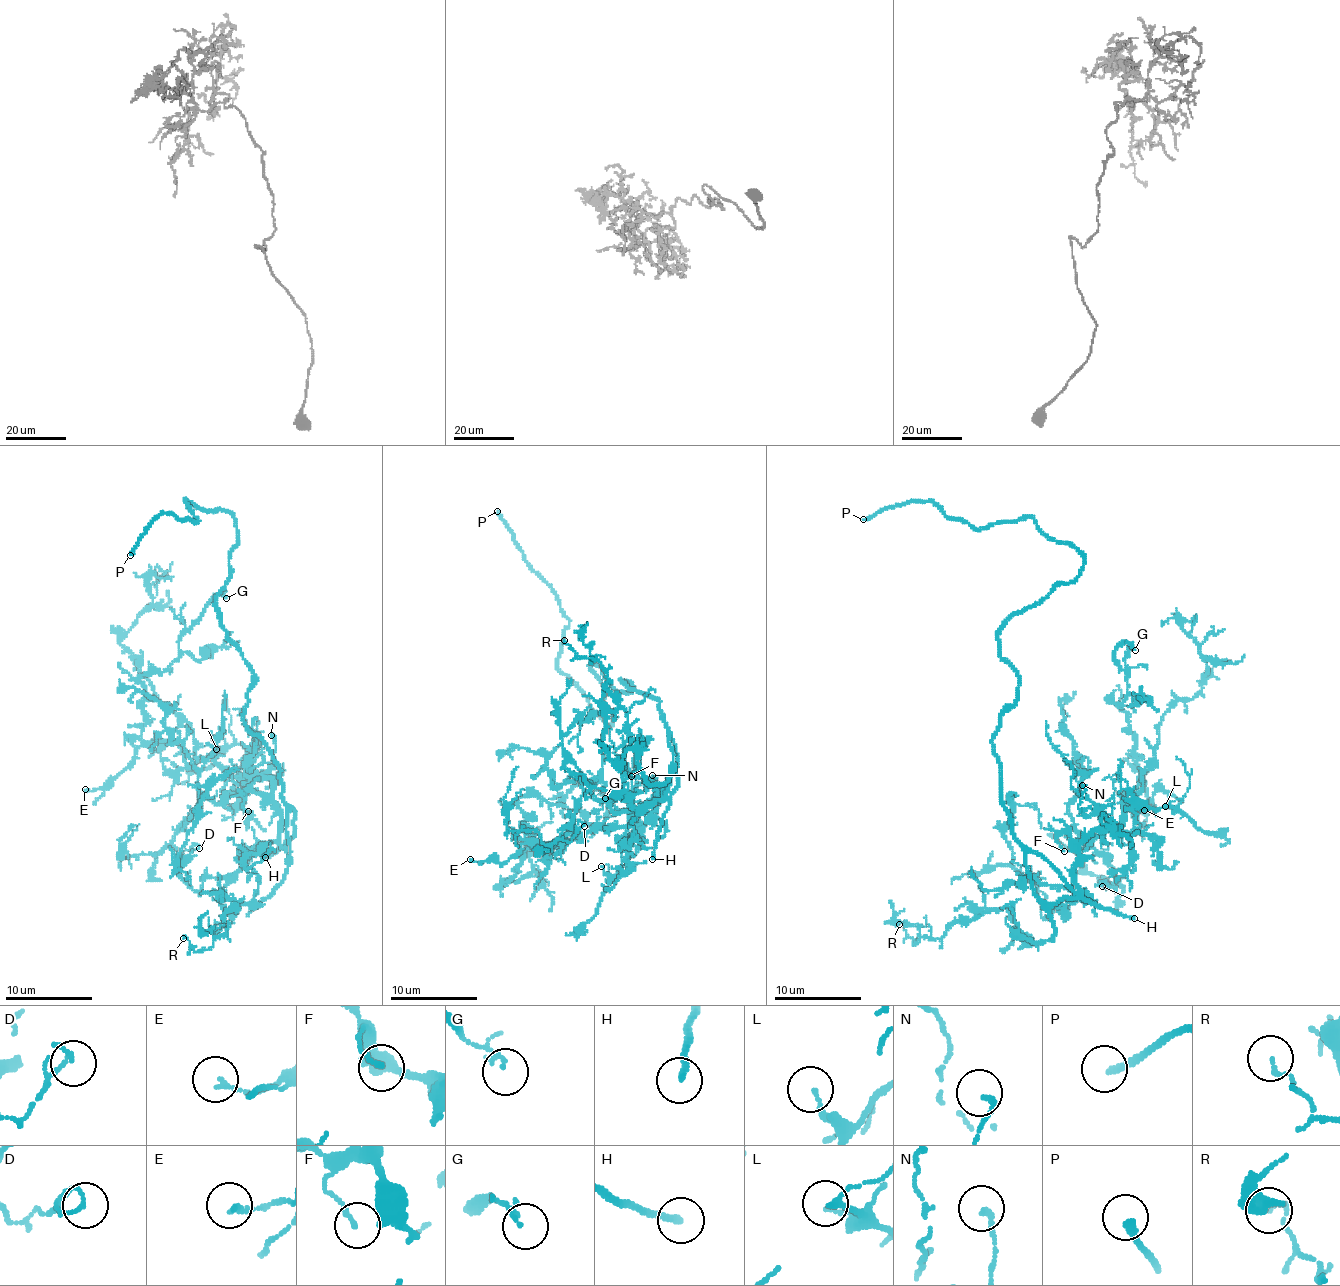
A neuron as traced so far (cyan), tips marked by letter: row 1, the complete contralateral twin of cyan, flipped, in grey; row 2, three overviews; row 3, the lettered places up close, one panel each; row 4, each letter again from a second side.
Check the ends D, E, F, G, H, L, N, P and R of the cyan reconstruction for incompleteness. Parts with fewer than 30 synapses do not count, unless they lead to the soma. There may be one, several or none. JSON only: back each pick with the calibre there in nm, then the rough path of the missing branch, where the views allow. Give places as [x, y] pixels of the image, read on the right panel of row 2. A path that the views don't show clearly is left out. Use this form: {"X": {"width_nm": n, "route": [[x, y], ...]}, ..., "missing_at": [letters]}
{"H": {"width_nm": 200, "route": [[1134, 918], [1179, 906], [1201, 876], [1186, 781], [1146, 753], [1163, 758], [1254, 687], [1306, 529]]}, "P": {"width_nm": 220}, "missing_at": ["H", "P"]}

